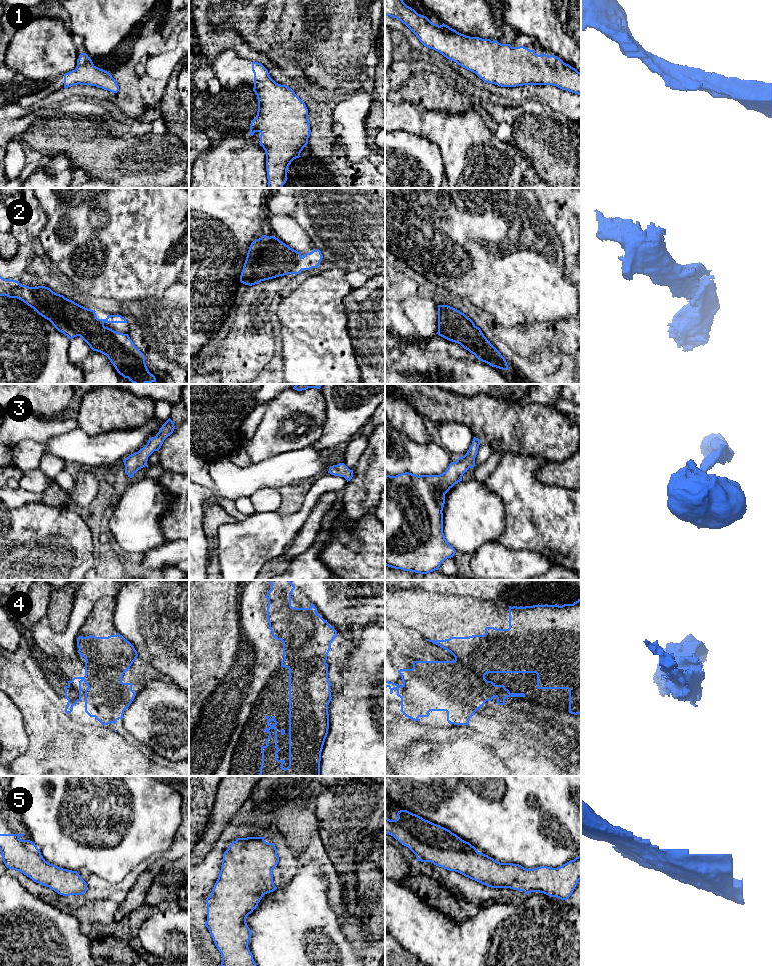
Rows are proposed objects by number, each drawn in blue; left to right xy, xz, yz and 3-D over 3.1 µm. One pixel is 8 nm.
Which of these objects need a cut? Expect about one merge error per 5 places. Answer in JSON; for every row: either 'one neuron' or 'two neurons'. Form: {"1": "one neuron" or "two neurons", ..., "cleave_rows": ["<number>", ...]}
{"1": "one neuron", "2": "one neuron", "3": "one neuron", "4": "two neurons", "5": "one neuron", "cleave_rows": ["4"]}

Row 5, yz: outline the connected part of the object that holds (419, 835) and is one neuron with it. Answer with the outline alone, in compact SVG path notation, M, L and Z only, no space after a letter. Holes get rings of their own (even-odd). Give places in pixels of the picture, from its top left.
M400 810L398 818L385 818L385 833L393 836L402 845L408 847L417 858L417 862L431 862L449 871L458 872L491 888L510 888L524 891L544 893L551 897L567 900L581 879L581 854L560 867L540 866L526 869L519 864L500 863L493 858L478 852L469 842L462 840L450 830L434 824L407 810Z

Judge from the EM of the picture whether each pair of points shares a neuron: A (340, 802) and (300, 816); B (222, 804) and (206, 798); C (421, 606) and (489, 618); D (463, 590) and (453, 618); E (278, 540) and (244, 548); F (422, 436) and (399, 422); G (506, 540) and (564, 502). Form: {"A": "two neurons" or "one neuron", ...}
{"A": "two neurons", "B": "two neurons", "C": "one neuron", "D": "two neurons", "E": "one neuron", "F": "one neuron", "G": "one neuron"}

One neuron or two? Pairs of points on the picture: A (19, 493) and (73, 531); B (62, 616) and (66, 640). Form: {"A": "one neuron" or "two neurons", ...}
{"A": "two neurons", "B": "one neuron"}

